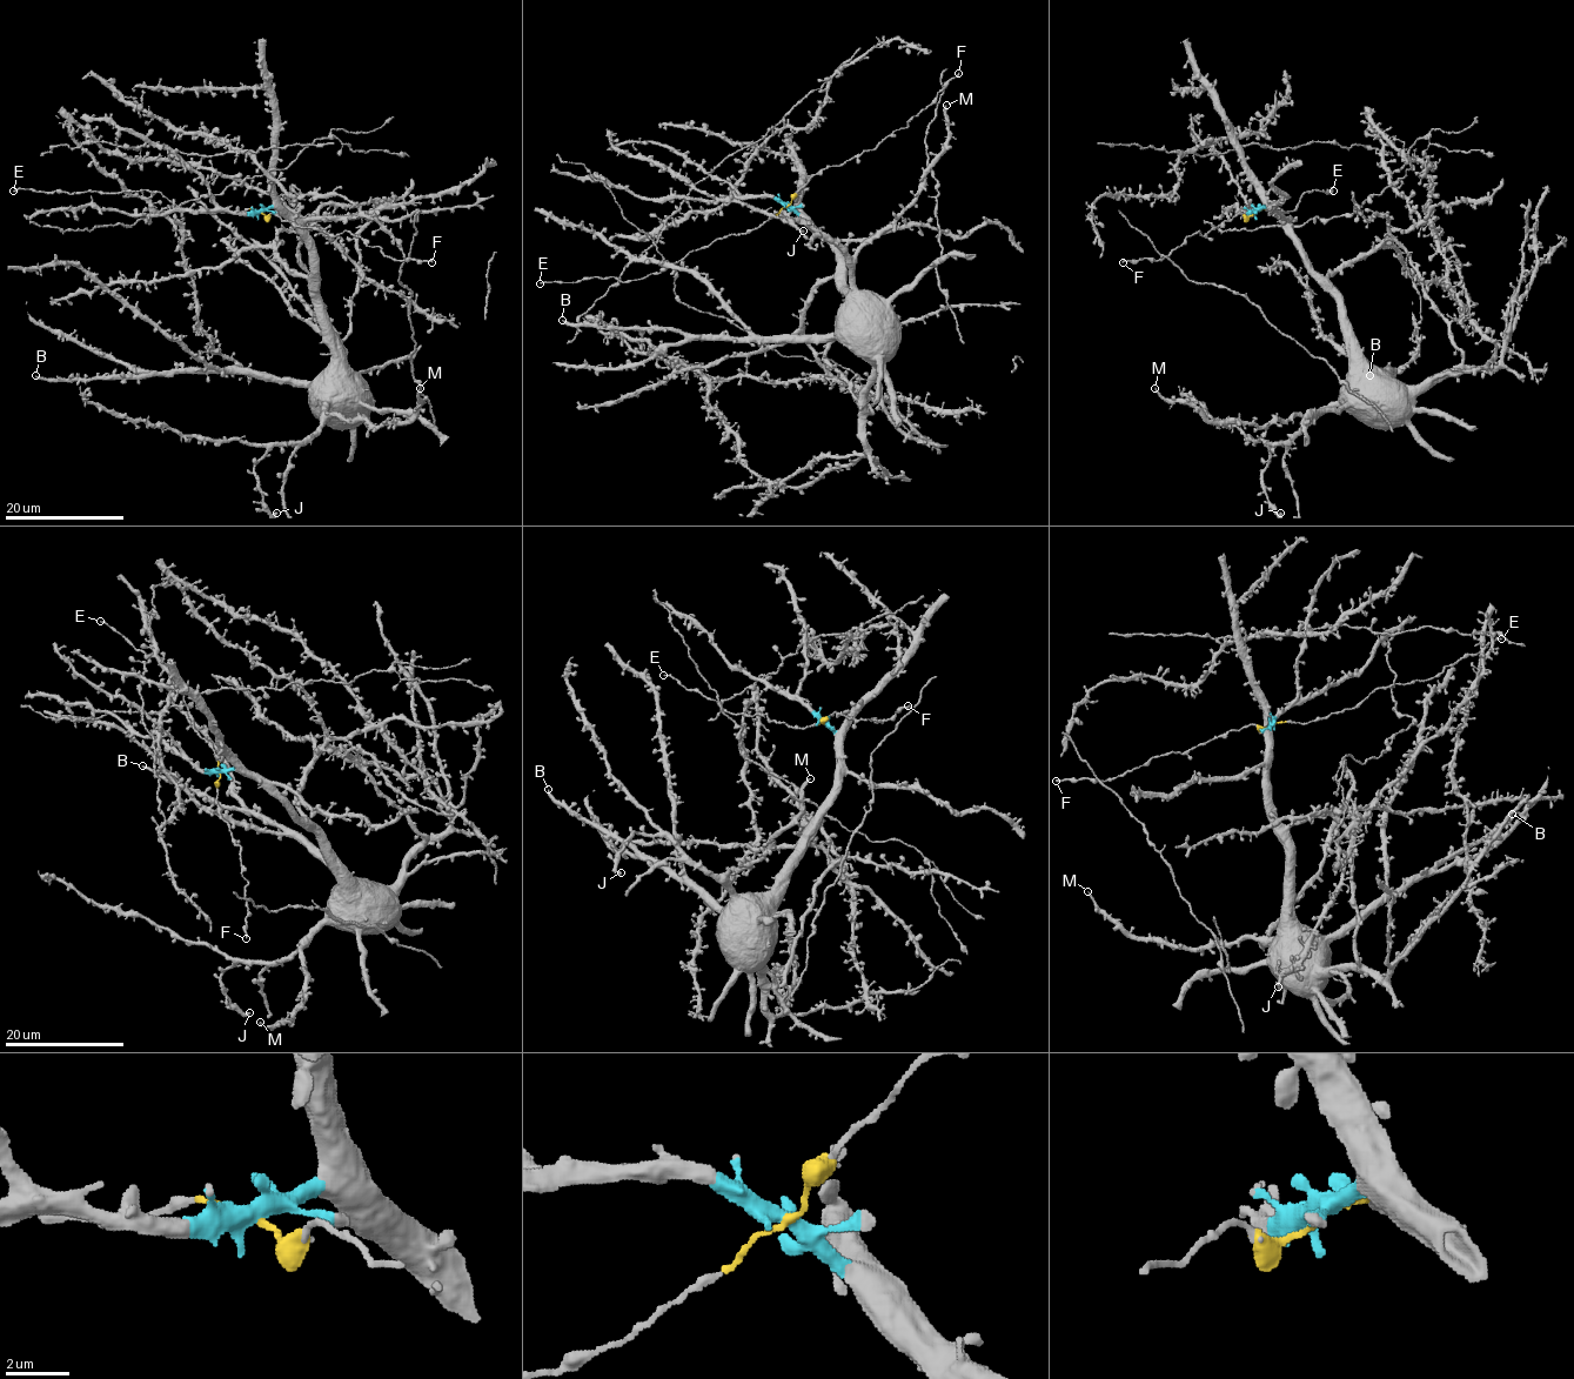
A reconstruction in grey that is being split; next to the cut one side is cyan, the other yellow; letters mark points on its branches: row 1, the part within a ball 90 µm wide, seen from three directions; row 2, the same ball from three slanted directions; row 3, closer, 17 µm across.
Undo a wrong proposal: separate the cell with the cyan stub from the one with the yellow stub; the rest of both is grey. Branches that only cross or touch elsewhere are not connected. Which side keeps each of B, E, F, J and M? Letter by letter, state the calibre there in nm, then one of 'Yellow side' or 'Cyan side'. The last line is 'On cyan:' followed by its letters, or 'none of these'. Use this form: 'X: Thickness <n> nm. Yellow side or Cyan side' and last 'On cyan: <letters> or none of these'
B: Thickness 280 nm. Cyan side
E: Thickness 170 nm. Yellow side
F: Thickness 240 nm. Yellow side
J: Thickness 360 nm. Cyan side
M: Thickness 200 nm. Cyan side
On cyan: B, J, M

